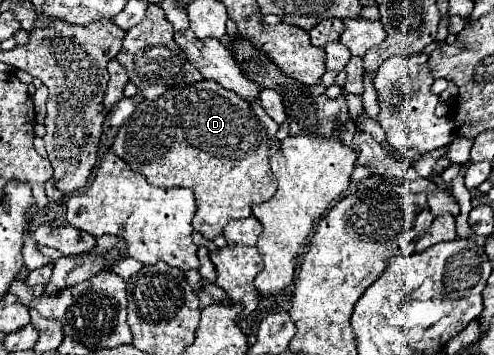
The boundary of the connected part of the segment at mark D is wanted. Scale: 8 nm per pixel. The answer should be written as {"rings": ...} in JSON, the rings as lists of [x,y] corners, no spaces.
{"rings":[[[215,81],[171,87],[159,99],[139,103],[135,113],[119,129],[111,149],[133,171],[145,175],[151,185],[189,187],[197,201],[193,229],[205,239],[221,235],[227,221],[249,217],[253,203],[265,203],[277,191],[277,181],[269,167],[269,137],[263,123],[257,119],[247,101],[239,99],[237,93],[223,89]]]}

